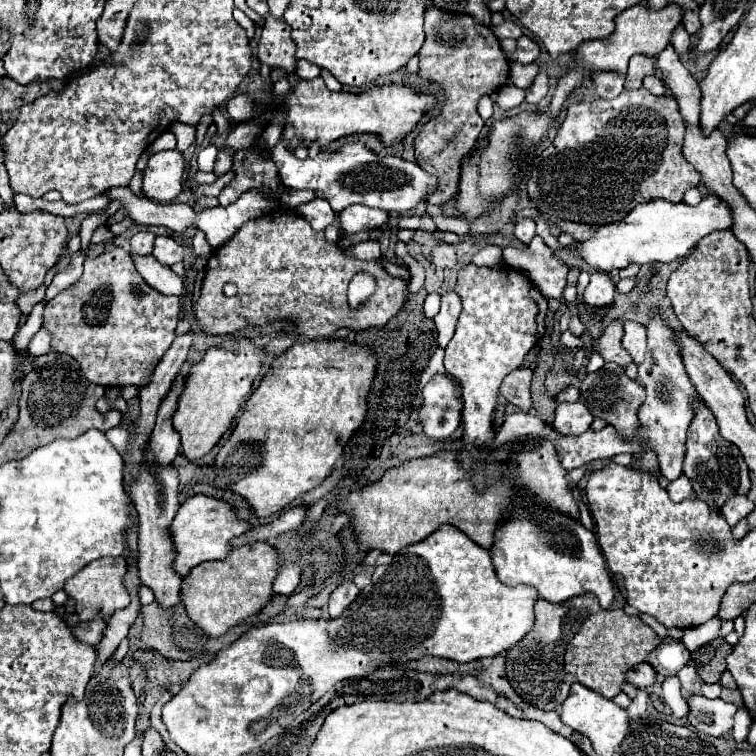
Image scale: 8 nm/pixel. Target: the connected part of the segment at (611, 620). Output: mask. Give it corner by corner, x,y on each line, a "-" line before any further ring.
591,593
573,597
563,605
551,605
549,601
539,599
535,603
535,629
507,653
507,679
523,701
543,711
555,711
567,699
575,681
597,693
603,693
605,697
615,697
623,691
627,669
645,661
661,641
663,639
639,617
629,617
625,611
599,609
599,601
595,601

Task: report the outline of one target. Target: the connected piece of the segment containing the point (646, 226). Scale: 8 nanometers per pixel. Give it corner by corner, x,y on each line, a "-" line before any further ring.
707,195
699,205
691,207
687,203
669,203
669,201
649,201
637,205
623,221
615,225
597,227
597,233
583,241
575,251
581,255
589,267
597,267
603,271
621,269
629,263
653,263
653,261
675,261
679,257
689,255
689,251
709,233
723,231
733,227
731,209
725,201
719,201
715,195

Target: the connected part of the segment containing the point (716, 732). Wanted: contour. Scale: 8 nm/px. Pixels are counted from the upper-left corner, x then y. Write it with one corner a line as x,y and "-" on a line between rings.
695,695
689,701
689,723
713,737
723,737
733,727
733,715
737,707
733,703
725,703
723,699
707,699
703,695

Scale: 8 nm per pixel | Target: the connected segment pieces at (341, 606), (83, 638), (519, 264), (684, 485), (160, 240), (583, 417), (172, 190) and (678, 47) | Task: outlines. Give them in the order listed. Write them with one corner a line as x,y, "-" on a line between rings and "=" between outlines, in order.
347,581
343,583
341,587
337,587
333,593
331,593
331,599
329,599
329,615
331,619
337,619
343,615
343,611
351,605
351,601
355,601
355,597
359,595
359,589
355,583
=
97,617
95,621
89,621
89,623
77,623
71,631
73,631
73,635
75,635
77,641
87,643
87,645
97,645
99,643
99,637
103,637
105,625
107,623
=
533,237
533,241
525,249
505,247
503,259
509,267
525,271
545,297
563,297
569,267
561,259
557,259
557,255
545,245
541,237
=
681,475
681,477
677,477
675,481
669,483
667,493
669,493
669,497
671,497
675,503
679,503
679,501
689,499
689,497
693,495
693,489
691,489
691,483
687,481
687,477
=
155,237
155,245
153,245
153,257
161,263
171,267
173,263
181,263
183,261
183,247
179,243
175,243
171,237
=
581,401
559,403
553,427
561,435
581,435
583,431
587,431
591,427
591,421
593,421
593,415
=
177,149
159,151
147,161
141,191
147,199
153,201
173,201
183,189
183,173
185,159
=
677,27
677,29
673,31
671,45
673,45
673,49
675,49
677,55
685,55
685,53
689,51
689,45
691,45
691,41
689,41
689,33
687,33
683,27

